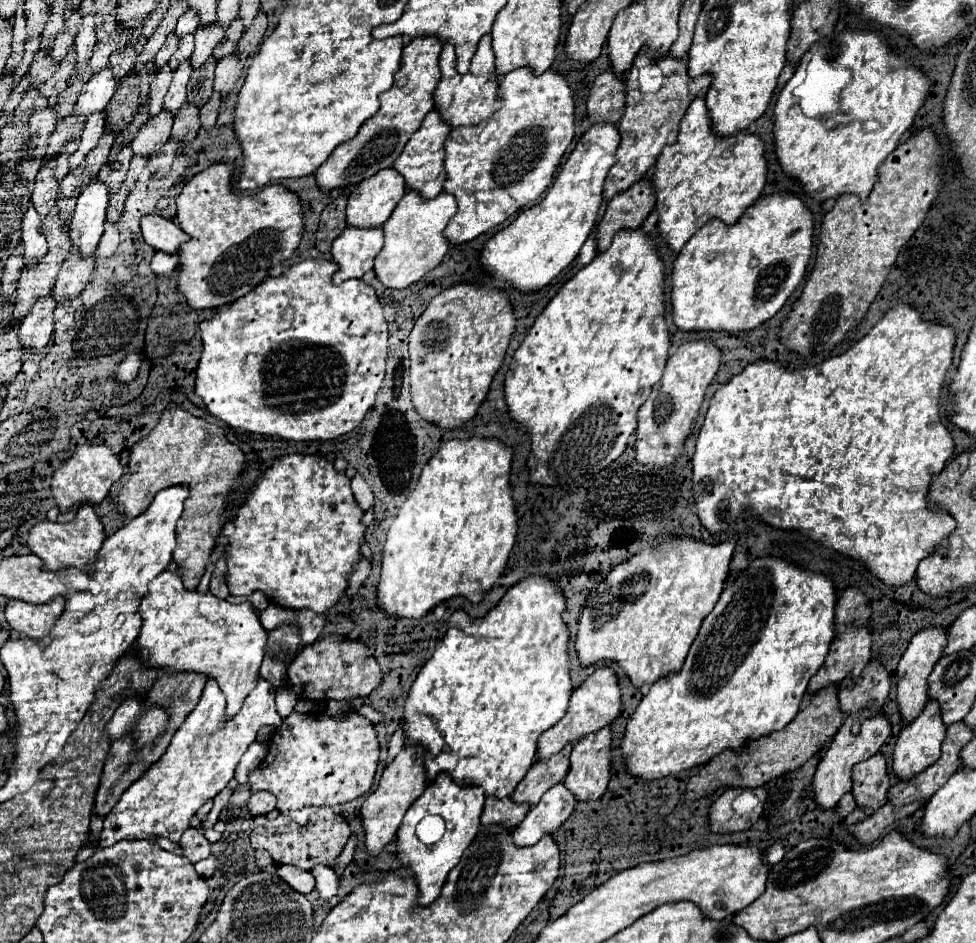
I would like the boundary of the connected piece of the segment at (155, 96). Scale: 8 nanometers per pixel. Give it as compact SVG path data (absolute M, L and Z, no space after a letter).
M162 66L158 72L156 72L156 76L154 76L154 80L152 80L152 86L150 86L150 104L148 104L148 112L150 112L150 116L156 116L156 114L160 114L162 112L162 100L164 100L164 96L166 96L166 92L168 92L168 86L170 86L170 80L172 80L172 72L170 72L170 68L168 66Z

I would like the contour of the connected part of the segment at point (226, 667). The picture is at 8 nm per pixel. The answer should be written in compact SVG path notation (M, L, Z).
M180 568L164 570L160 576L156 576L156 580L152 580L152 584L148 588L148 596L144 596L144 600L140 604L140 612L142 612L142 630L138 636L140 656L148 666L168 668L172 672L180 672L180 670L192 672L194 670L194 672L206 674L208 678L216 678L220 690L226 696L226 702L228 702L226 714L234 716L240 710L244 696L248 696L248 692L256 686L258 668L264 658L268 632L260 624L258 614L250 602L230 604L230 602L214 596L212 592L202 594L198 590L186 590L180 580L180 574L182 574Z

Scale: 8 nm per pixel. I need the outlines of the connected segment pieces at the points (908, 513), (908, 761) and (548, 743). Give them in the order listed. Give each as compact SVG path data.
M908 302L890 308L864 338L852 344L852 348L848 348L838 356L830 356L820 364L802 366L802 368L788 368L780 360L756 360L754 364L748 364L740 374L734 374L724 386L720 386L720 390L710 398L710 408L706 412L696 442L696 452L692 458L694 464L692 494L696 498L700 522L710 532L722 532L724 524L734 522L742 510L752 508L770 526L802 530L804 534L822 542L824 546L830 546L842 554L860 560L862 564L868 566L868 570L874 576L878 576L882 582L890 586L900 586L912 580L920 560L926 558L936 546L944 546L946 536L952 532L952 528L956 528L956 520L946 510L942 512L940 508L932 508L928 500L932 474L940 472L946 466L948 458L954 454L952 434L940 420L940 394L942 394L946 372L952 366L954 346L956 346L954 326L924 320L922 314L916 312L914 304Z
M930 700L924 710L910 722L902 728L898 740L896 740L896 748L894 748L894 772L902 778L902 780L908 780L912 776L916 776L916 772L922 772L924 768L928 768L930 764L934 764L940 756L940 744L944 740L944 732L946 732L946 726L942 722L942 714L940 714L940 704L936 700Z
M596 666L596 670L582 682L582 686L578 686L574 690L570 706L568 706L564 718L540 736L540 740L538 740L538 758L550 758L552 754L560 752L564 748L564 744L568 744L568 742L574 744L582 736L604 728L606 724L610 724L618 716L618 712L620 712L618 678L616 678L616 674L610 666Z

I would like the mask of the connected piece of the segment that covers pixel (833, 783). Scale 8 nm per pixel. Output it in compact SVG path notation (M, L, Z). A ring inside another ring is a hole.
M862 710L862 712L856 712L856 716L848 716L844 720L844 724L840 726L840 730L832 738L830 746L826 748L826 752L822 756L822 762L818 764L814 780L812 780L816 802L822 808L834 808L838 804L838 800L842 798L842 794L846 794L846 792L852 790L852 766L856 762L866 760L872 754L876 754L880 750L880 746L886 742L886 738L890 736L890 732L892 732L892 726L890 726L890 720L884 714L884 710L880 710L876 716L868 716L868 718L866 718L866 712ZM856 720L862 720L858 734L852 732L852 724Z

